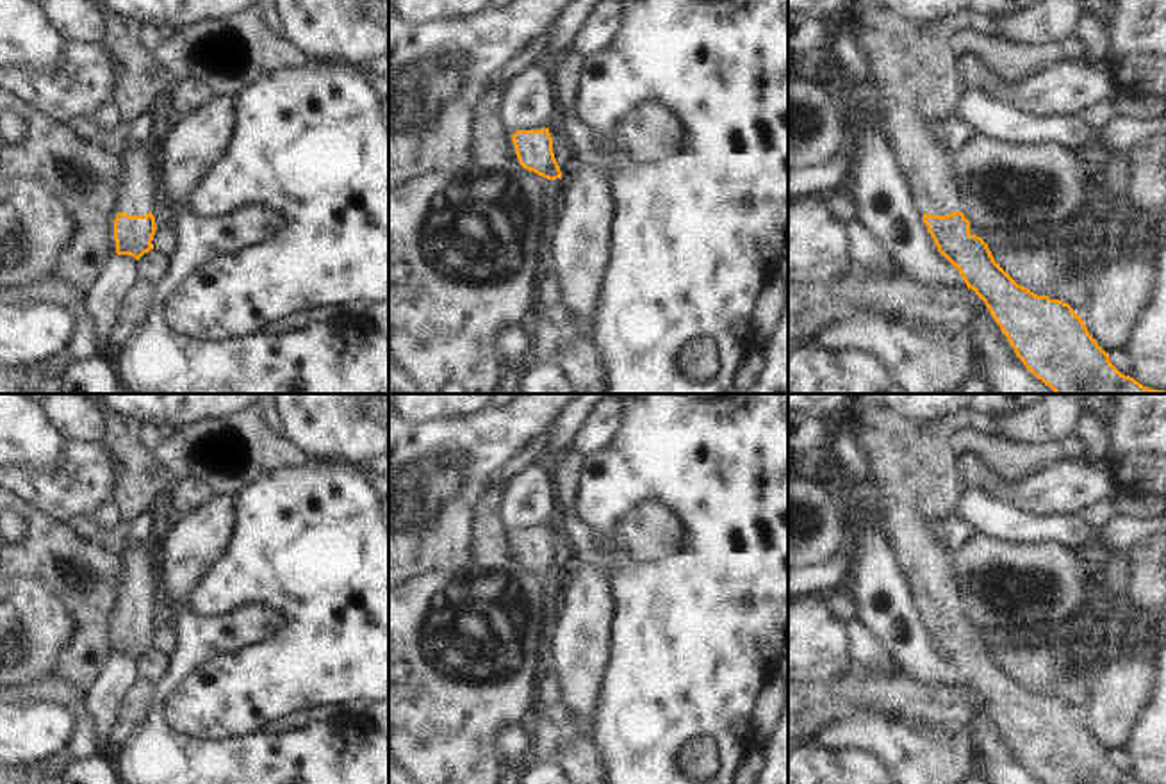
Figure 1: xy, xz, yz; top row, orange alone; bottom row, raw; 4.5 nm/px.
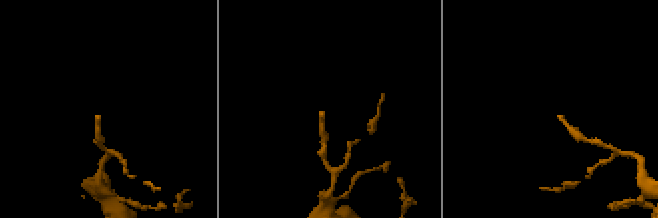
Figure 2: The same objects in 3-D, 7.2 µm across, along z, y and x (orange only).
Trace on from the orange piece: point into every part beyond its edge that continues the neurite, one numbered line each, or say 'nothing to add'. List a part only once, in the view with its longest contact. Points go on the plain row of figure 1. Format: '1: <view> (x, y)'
1: yz (917, 478).

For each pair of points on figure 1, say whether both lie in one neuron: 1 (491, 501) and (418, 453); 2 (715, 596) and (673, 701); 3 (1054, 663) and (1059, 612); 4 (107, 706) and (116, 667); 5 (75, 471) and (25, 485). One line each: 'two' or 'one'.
1: two
2: one
3: two
4: one
5: one

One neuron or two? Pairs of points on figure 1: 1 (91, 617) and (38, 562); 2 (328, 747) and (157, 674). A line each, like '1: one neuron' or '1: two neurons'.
1: one neuron
2: two neurons

